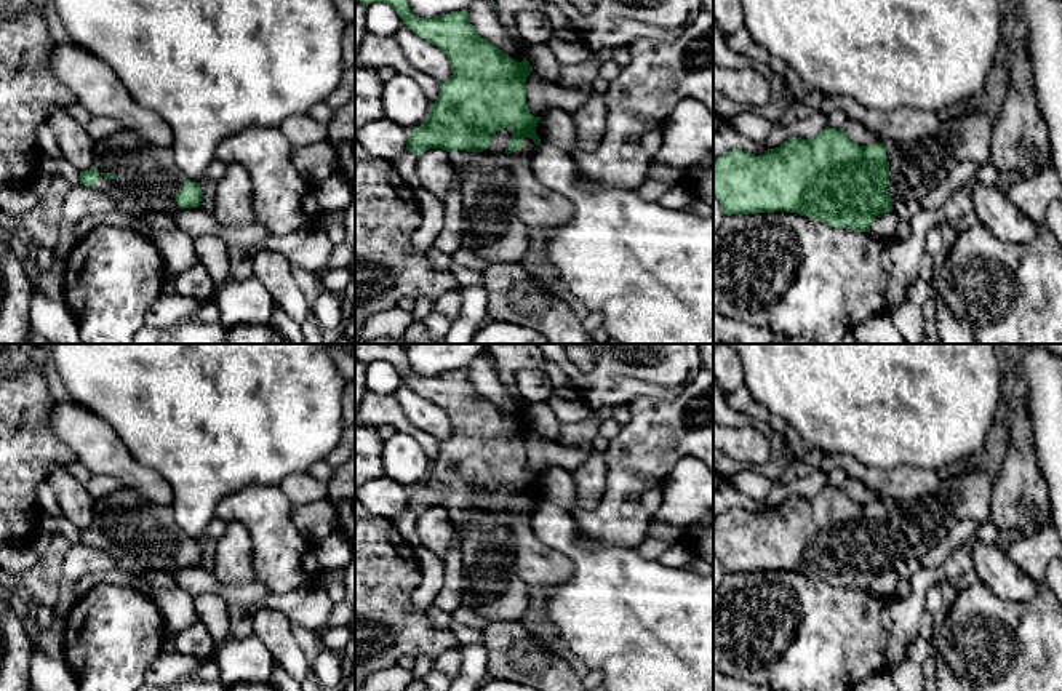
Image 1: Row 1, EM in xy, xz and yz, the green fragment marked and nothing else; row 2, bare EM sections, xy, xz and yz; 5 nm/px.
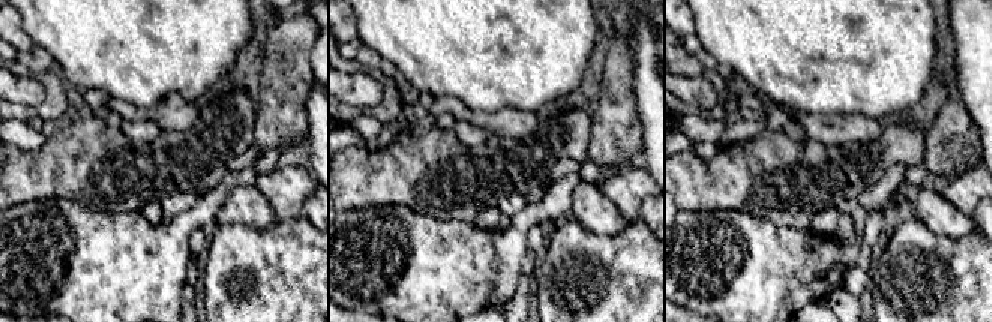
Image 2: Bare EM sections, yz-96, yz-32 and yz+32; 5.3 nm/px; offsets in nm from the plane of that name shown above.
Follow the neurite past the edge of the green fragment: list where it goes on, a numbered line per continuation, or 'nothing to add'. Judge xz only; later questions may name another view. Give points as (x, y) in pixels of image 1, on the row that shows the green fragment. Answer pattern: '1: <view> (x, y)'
1: xz (491, 229)

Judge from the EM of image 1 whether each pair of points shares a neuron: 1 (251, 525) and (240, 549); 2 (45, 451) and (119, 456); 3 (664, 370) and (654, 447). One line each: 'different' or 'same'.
1: different
2: different
3: different

